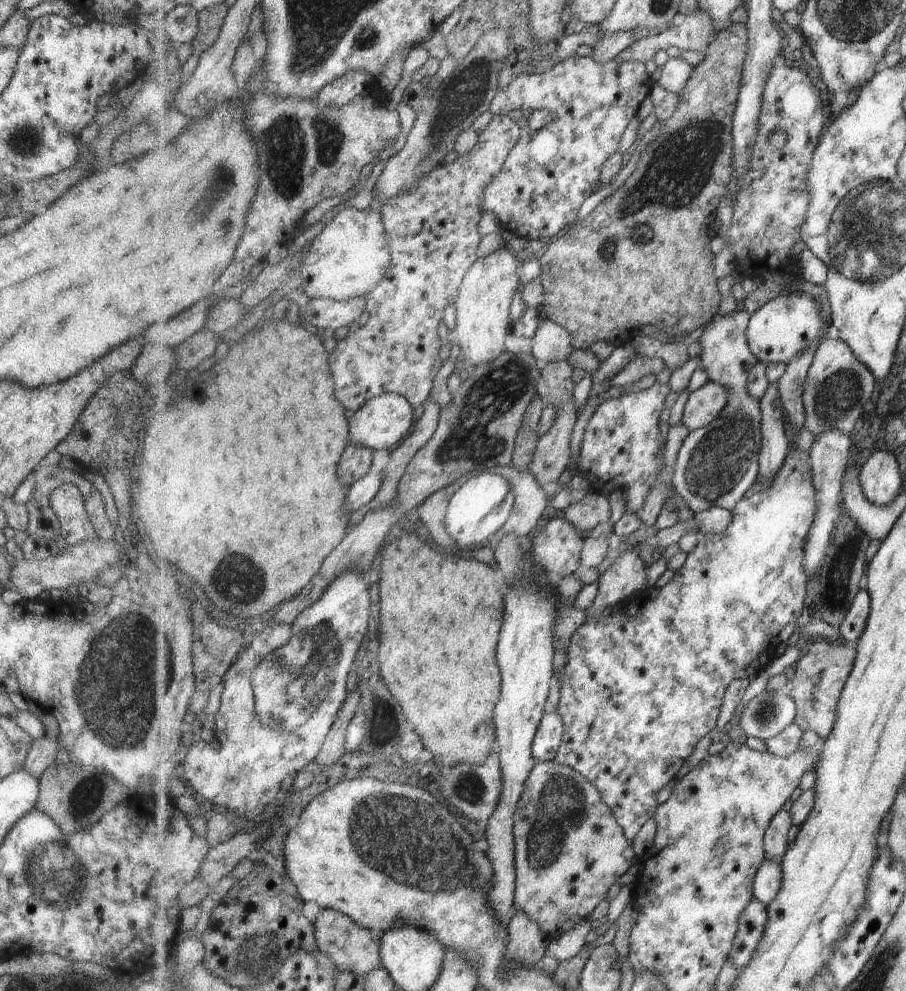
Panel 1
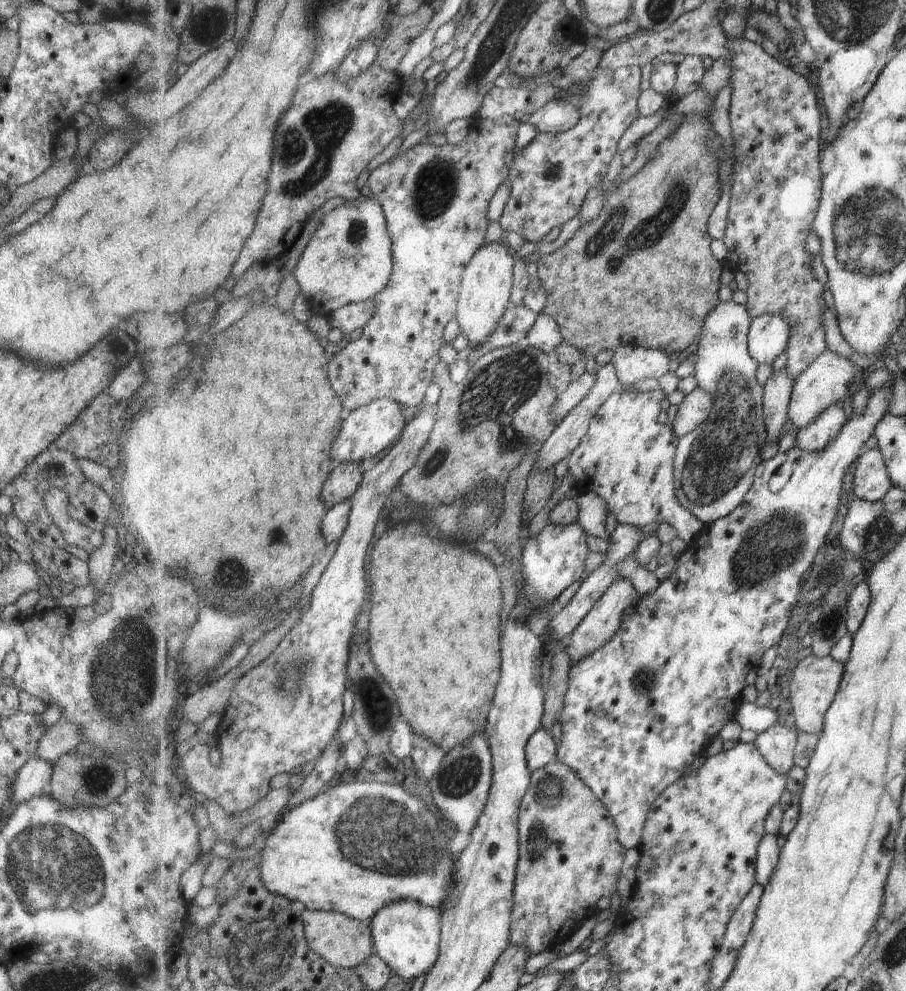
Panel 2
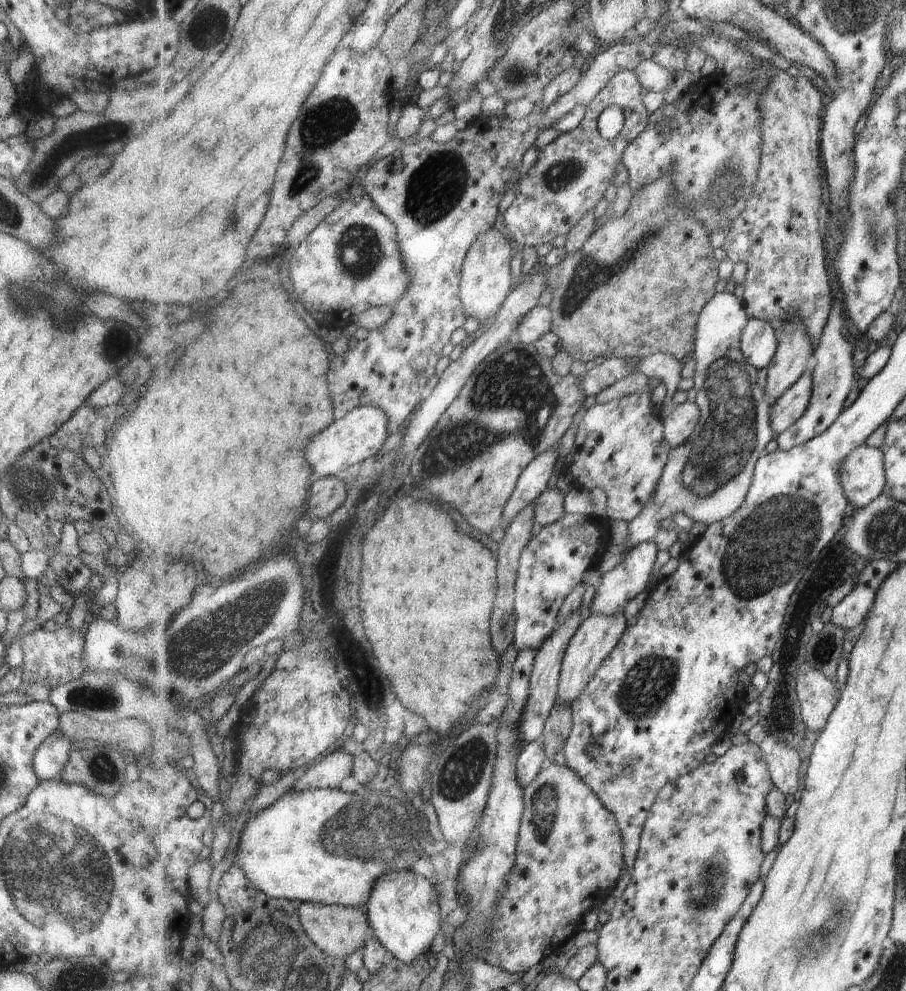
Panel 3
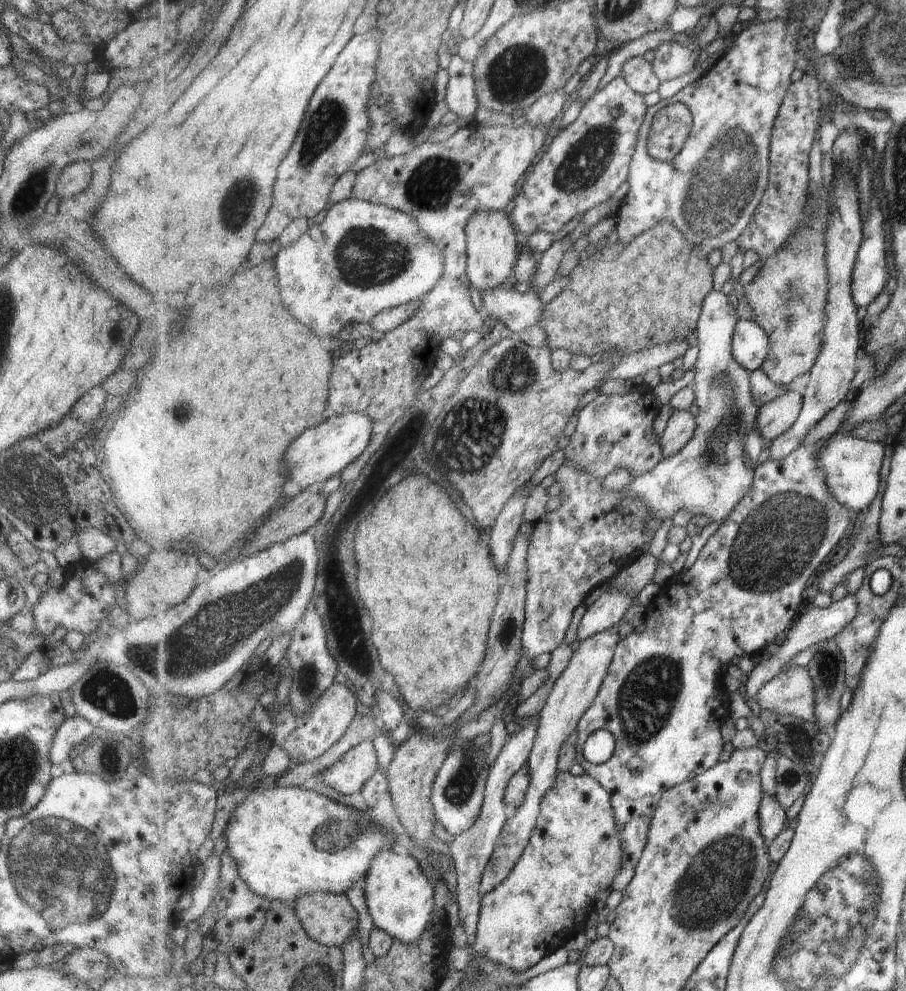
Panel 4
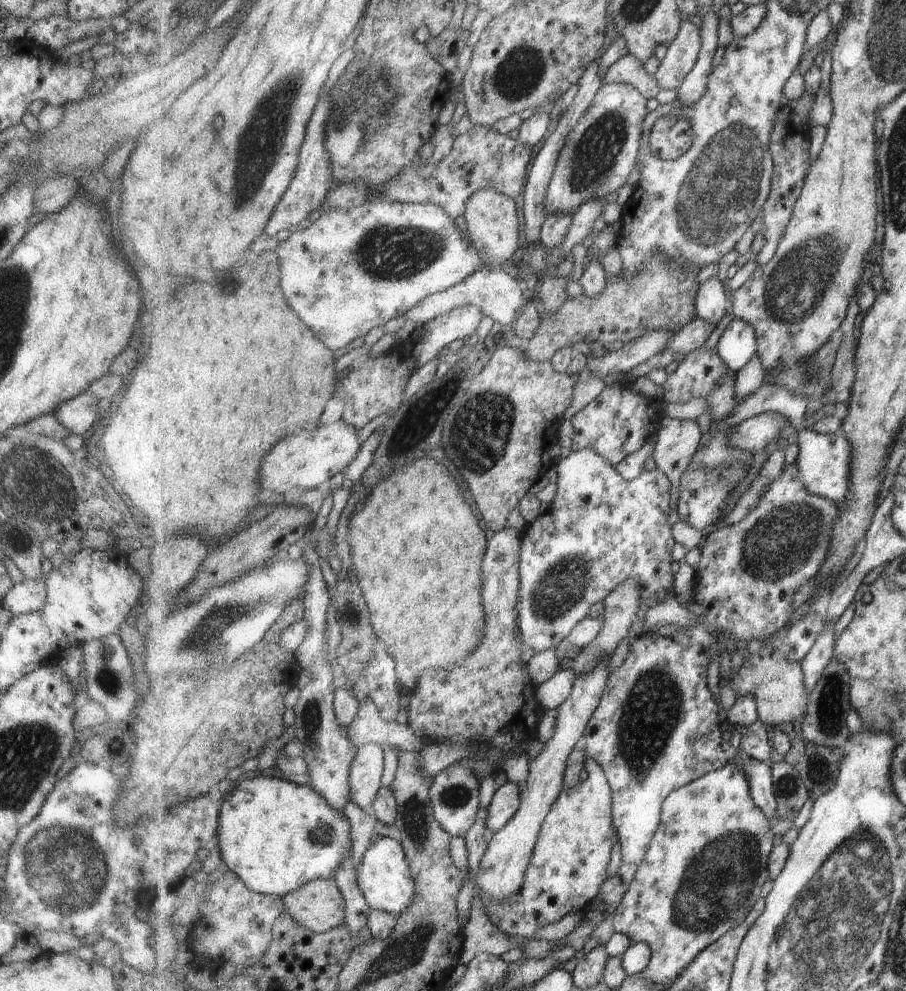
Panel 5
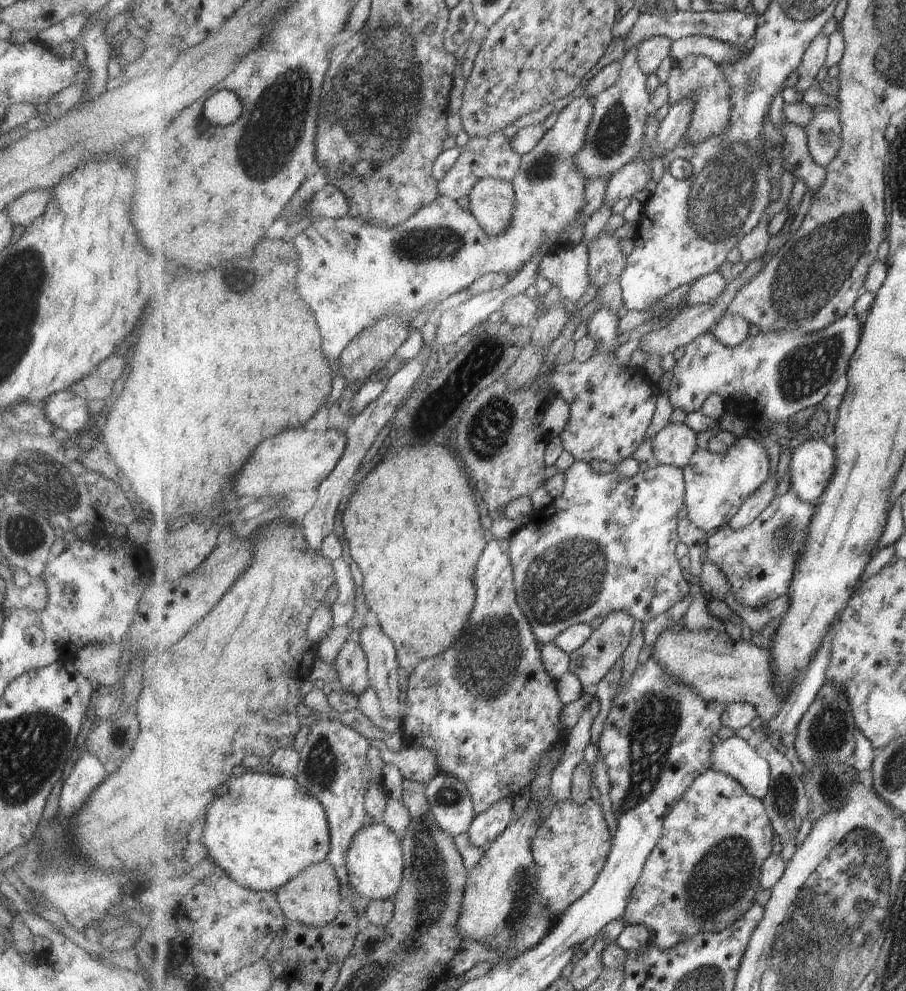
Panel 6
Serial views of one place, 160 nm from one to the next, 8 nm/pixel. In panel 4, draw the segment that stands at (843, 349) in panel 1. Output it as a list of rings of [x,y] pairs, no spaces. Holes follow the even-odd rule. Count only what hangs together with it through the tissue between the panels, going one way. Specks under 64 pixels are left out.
[[[787,390],[779,398],[759,409],[757,430],[765,440],[775,441],[790,430],[799,419],[804,406],[804,394]]]

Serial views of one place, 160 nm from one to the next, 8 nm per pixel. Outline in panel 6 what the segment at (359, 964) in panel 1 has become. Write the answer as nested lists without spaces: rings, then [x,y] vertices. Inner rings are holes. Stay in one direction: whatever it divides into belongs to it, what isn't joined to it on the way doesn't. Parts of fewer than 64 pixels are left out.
[[[327,861],[305,868],[299,876],[295,876],[285,886],[278,888],[276,892],[287,920],[314,927],[324,927],[331,924],[345,907],[339,894],[341,886],[342,883],[335,872],[335,867]]]

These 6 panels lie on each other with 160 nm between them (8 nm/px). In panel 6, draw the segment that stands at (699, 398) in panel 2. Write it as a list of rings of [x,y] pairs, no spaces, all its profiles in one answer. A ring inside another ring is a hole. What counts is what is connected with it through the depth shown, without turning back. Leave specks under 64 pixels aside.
[[[669,423],[653,440],[652,450],[659,464],[684,468],[697,452],[697,434],[685,423]]]

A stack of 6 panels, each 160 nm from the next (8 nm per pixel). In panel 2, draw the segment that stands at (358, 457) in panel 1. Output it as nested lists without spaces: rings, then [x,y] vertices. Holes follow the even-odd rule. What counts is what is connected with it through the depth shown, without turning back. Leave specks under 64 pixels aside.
[[[358,462],[341,463],[341,466],[337,466],[337,470],[331,474],[331,478],[325,482],[323,500],[328,509],[355,494],[365,474],[361,472],[360,464]]]

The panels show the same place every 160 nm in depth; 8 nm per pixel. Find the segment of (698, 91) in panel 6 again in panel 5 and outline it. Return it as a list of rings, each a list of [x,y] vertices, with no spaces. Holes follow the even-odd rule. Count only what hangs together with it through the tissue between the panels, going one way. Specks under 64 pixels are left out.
[[[685,17],[678,38],[671,44],[654,74],[662,90],[677,91],[694,70],[703,42],[700,27],[695,19]]]

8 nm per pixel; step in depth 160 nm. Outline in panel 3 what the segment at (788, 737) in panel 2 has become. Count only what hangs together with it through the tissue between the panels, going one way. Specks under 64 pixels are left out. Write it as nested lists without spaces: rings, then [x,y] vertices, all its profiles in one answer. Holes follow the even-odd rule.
[[[769,735],[762,742],[764,757],[768,762],[768,767],[774,785],[784,792],[797,797],[799,795],[799,782],[801,779],[800,754],[787,743],[778,741],[774,736]]]

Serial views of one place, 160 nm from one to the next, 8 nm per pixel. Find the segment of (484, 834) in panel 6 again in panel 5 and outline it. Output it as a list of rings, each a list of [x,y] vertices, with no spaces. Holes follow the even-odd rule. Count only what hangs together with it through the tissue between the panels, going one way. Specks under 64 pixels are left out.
[[[511,782],[505,783],[496,791],[488,807],[487,829],[490,836],[503,830],[515,817],[521,806],[521,794],[522,789]]]

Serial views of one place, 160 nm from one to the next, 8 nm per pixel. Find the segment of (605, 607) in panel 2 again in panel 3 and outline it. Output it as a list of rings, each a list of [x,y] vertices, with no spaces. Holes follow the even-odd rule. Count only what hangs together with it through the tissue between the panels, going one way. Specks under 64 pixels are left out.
[[[616,613],[611,617],[602,614],[590,614],[582,622],[575,636],[571,639],[569,648],[566,650],[556,704],[571,706],[571,703],[574,703],[582,696],[582,692],[594,680],[599,669],[602,668],[603,662],[614,652],[615,647],[622,640],[627,627],[627,620],[623,613]]]

